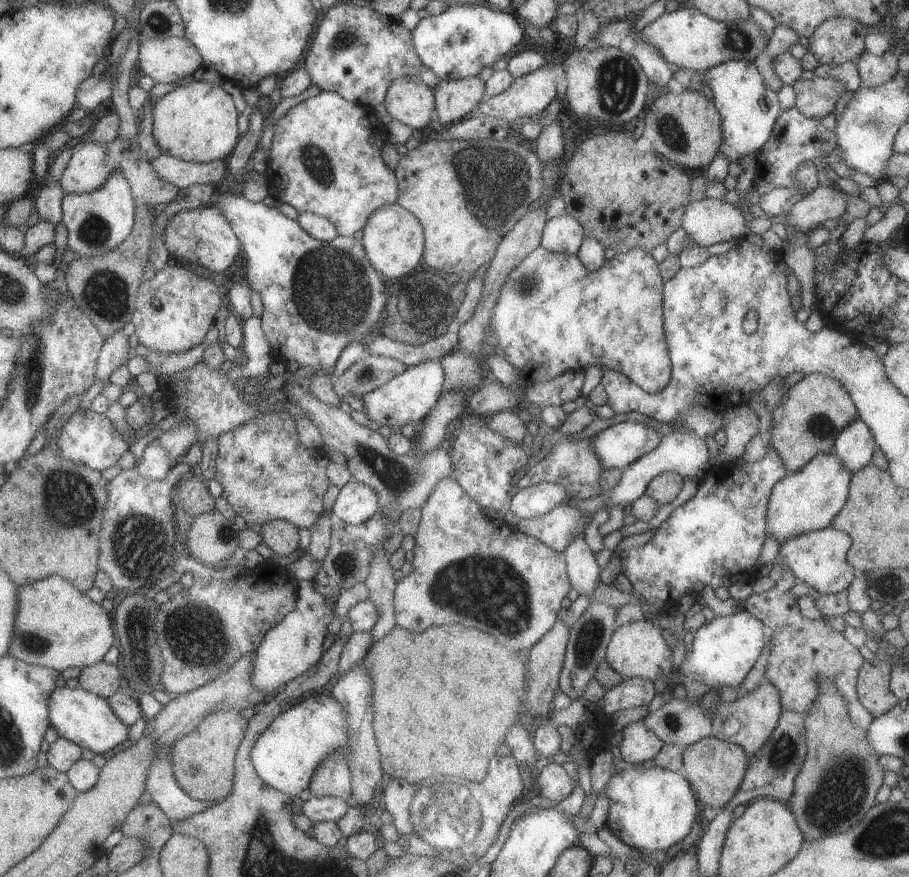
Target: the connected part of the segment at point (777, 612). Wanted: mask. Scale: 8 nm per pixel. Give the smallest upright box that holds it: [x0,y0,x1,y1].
[743,563,873,729]

